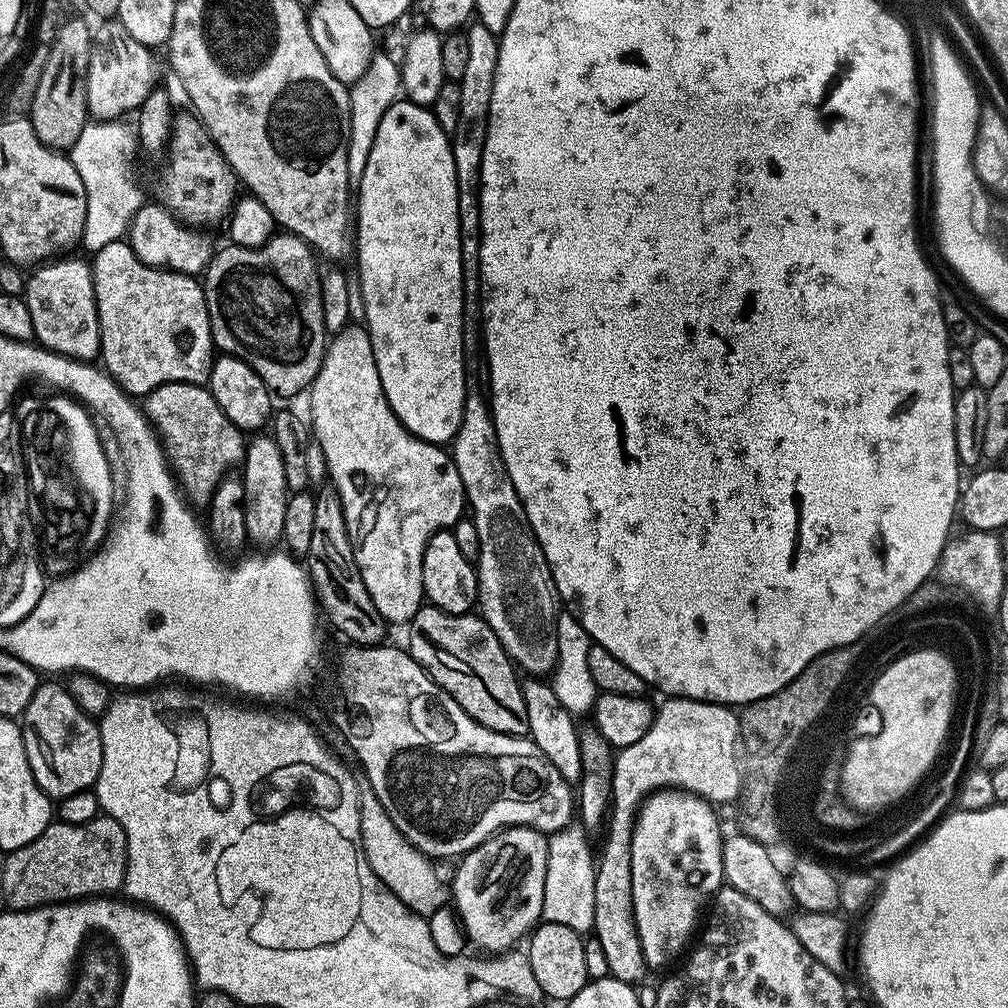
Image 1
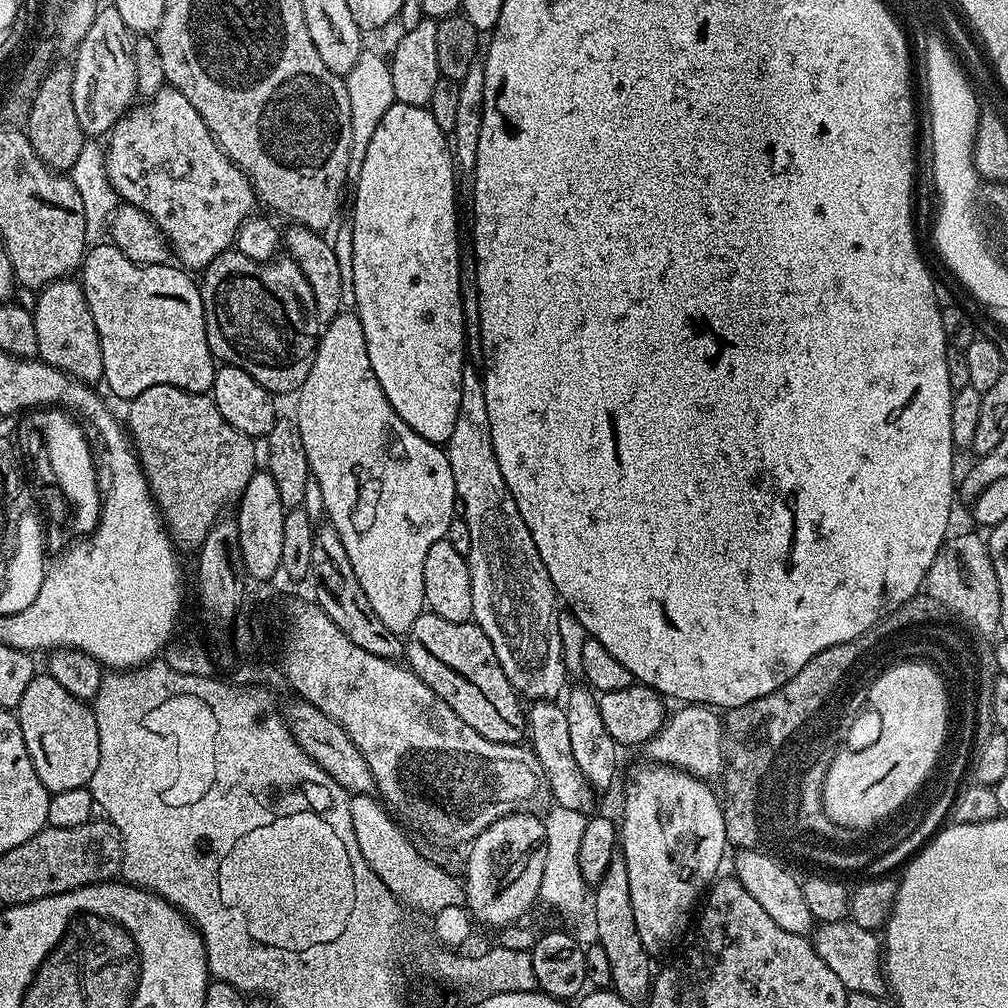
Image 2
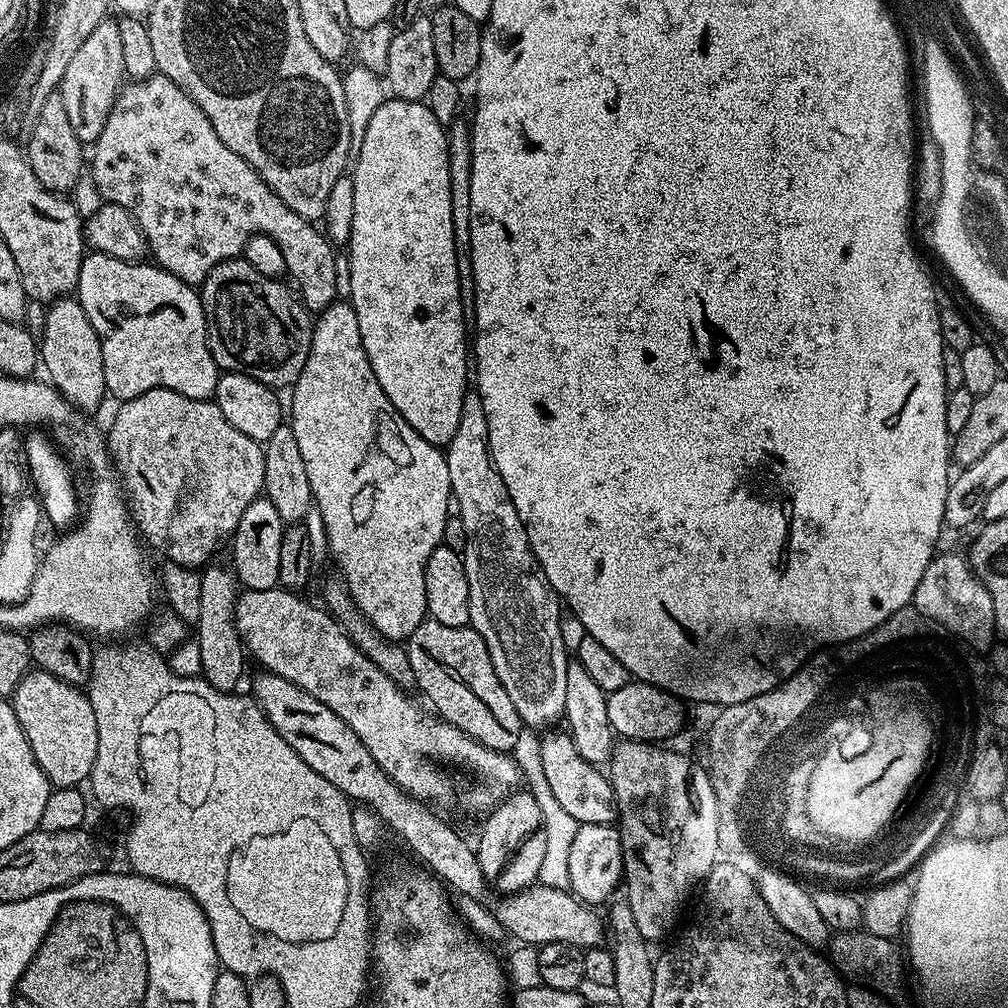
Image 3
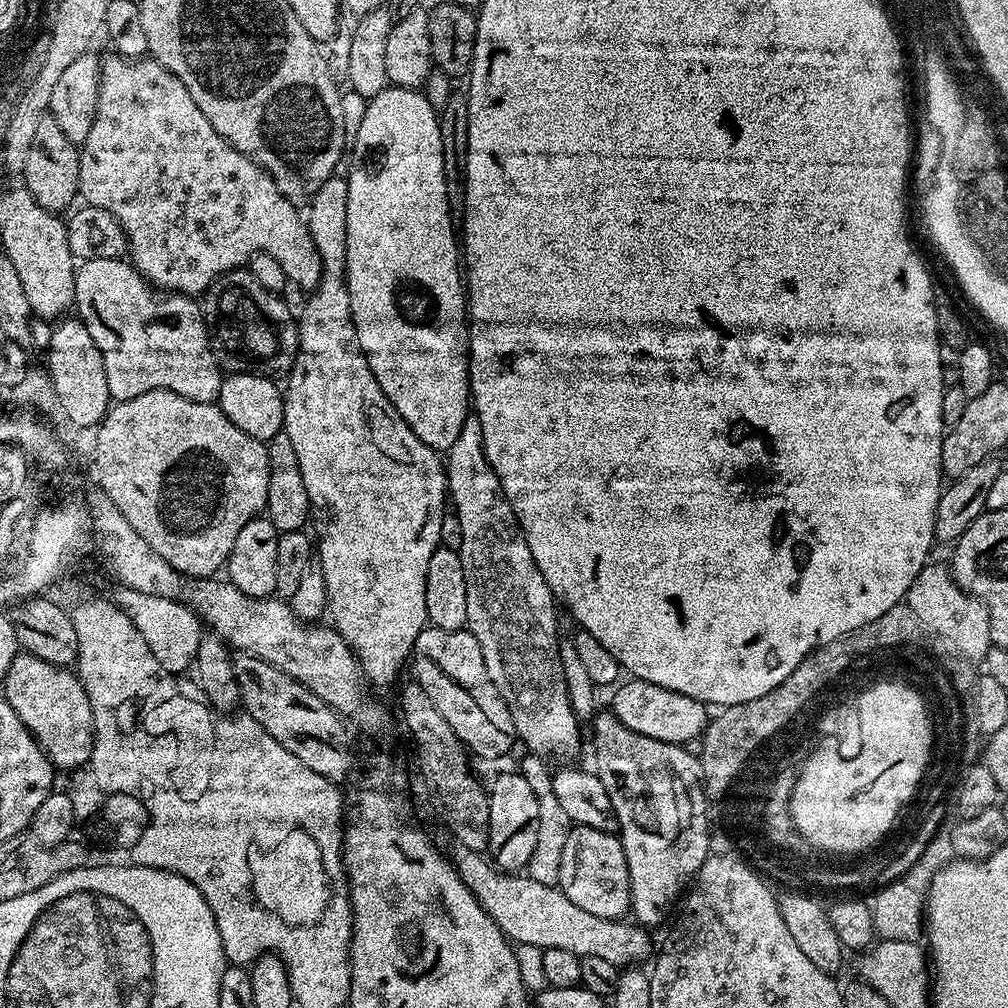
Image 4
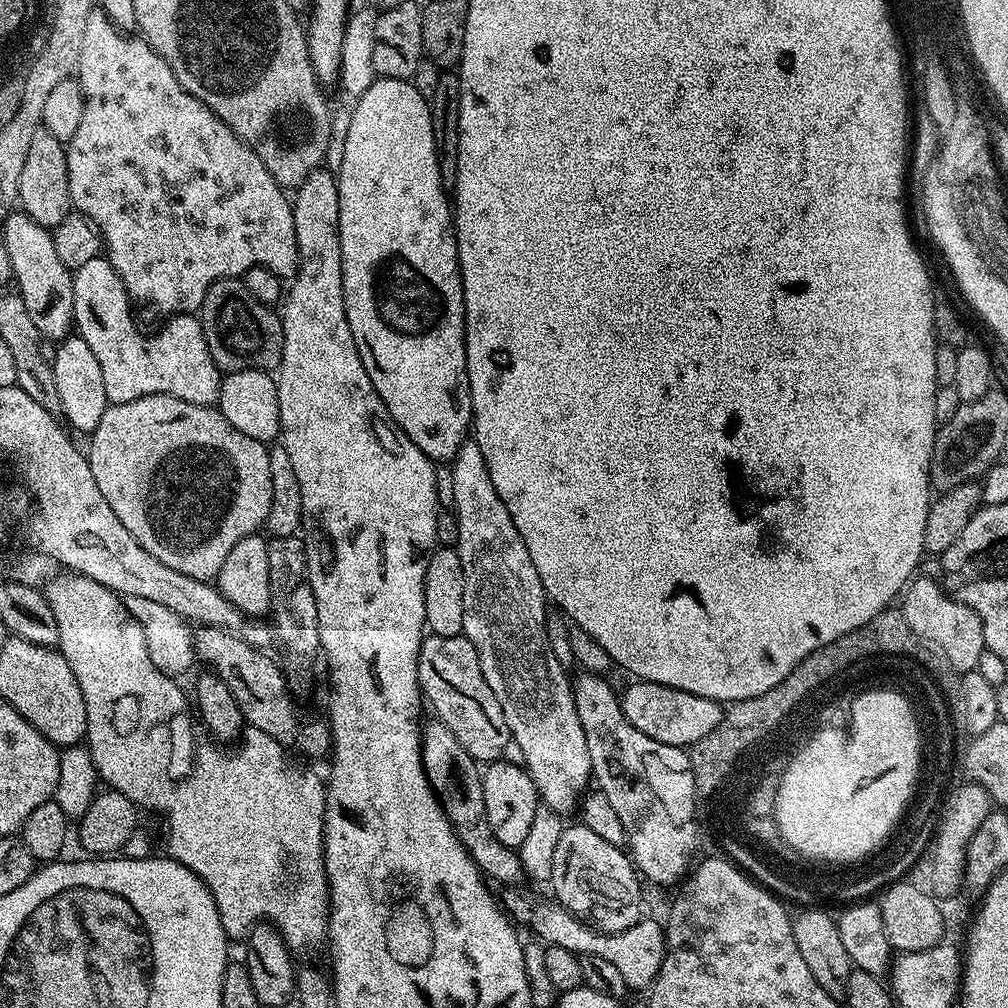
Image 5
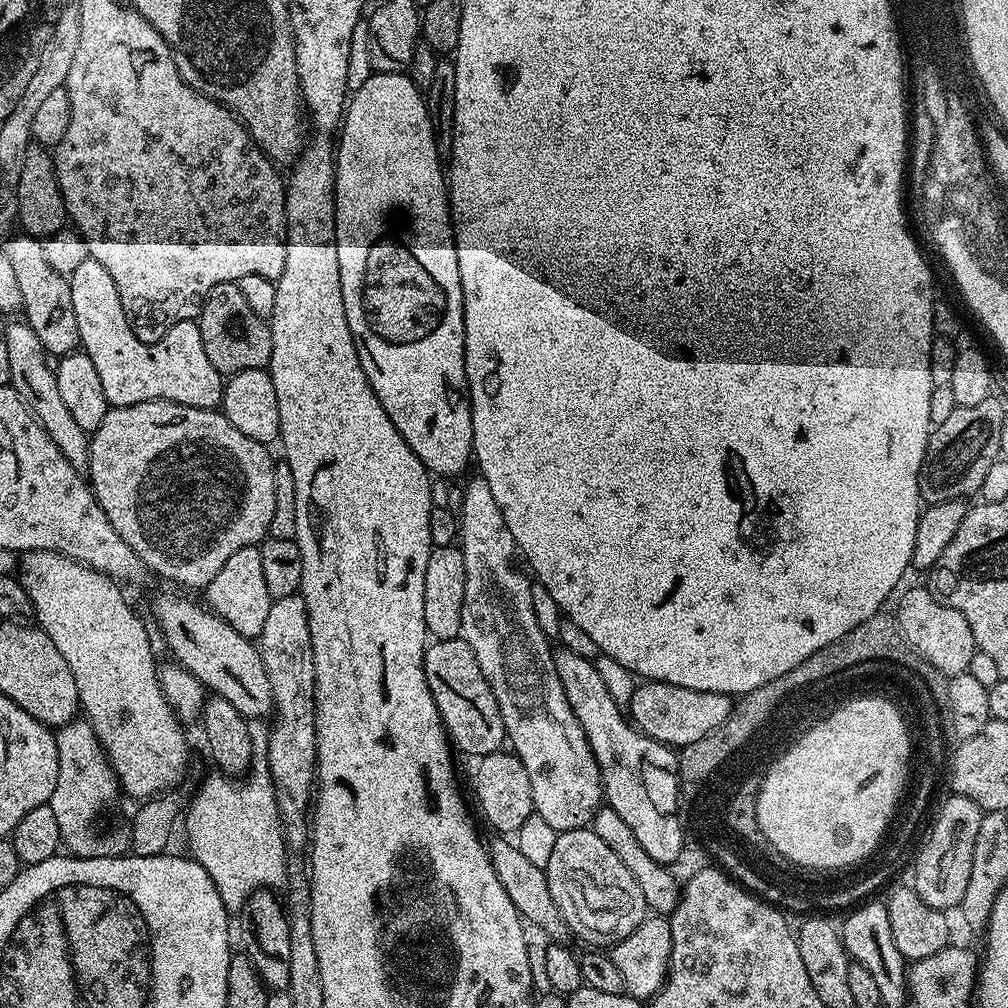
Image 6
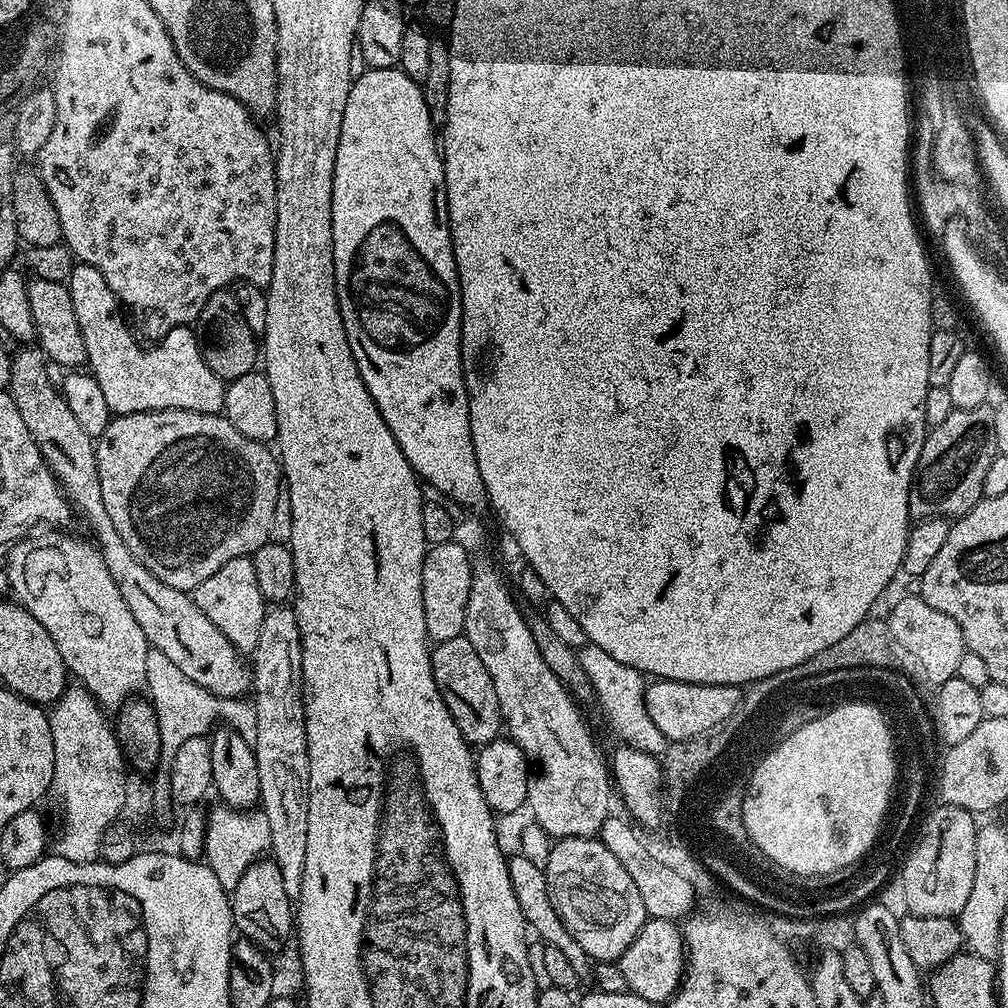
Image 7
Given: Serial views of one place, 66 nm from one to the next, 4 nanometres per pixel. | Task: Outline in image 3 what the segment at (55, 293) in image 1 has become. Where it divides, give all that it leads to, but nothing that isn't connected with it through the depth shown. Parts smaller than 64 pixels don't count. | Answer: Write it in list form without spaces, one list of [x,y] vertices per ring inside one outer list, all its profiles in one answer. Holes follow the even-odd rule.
[[[61,298],[47,305],[45,330],[38,339],[42,368],[48,371],[47,379],[52,387],[59,389],[61,394],[71,402],[72,407],[79,408],[85,414],[92,411],[106,400],[106,370],[102,362],[102,346],[94,326],[90,326],[90,318],[86,318],[86,310],[82,310],[79,299]]]

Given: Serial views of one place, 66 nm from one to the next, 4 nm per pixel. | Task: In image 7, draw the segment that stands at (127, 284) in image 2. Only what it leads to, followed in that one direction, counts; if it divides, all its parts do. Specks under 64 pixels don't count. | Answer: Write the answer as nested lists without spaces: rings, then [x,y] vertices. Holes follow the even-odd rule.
[[[77,263],[66,283],[72,294],[74,314],[78,314],[78,326],[82,326],[82,342],[86,342],[88,355],[87,367],[106,398],[106,406],[110,406],[110,410],[115,415],[125,416],[135,412],[153,412],[154,410],[190,410],[202,414],[223,413],[225,381],[219,380],[214,370],[210,370],[210,366],[204,361],[202,344],[196,341],[191,327],[171,328],[163,333],[159,342],[151,346],[145,346],[143,343],[136,344],[137,337],[129,321],[125,317],[125,321],[120,317],[120,312],[122,313],[120,301],[112,293],[110,286],[106,286],[106,278],[102,278],[102,274],[94,270],[94,266]]]

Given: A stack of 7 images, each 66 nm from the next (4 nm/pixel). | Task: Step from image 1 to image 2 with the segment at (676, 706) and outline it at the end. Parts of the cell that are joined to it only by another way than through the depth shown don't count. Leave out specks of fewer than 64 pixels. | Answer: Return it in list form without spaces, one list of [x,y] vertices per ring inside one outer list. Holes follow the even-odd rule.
[[[689,704],[680,706],[676,713],[669,715],[660,728],[660,733],[653,740],[648,741],[646,751],[648,751],[648,760],[666,764],[670,768],[683,768],[691,776],[698,776],[701,780],[708,782],[713,778],[719,777],[726,768],[726,753],[724,751],[724,726],[721,717],[717,715],[711,707],[702,704]],[[617,854],[610,866],[606,866],[606,874],[602,874],[591,893],[590,908],[593,908],[592,920],[596,923],[595,939],[606,950],[606,958],[610,958],[612,988],[629,1006],[640,1003],[643,1005],[652,991],[653,957],[646,950],[646,946],[642,946],[642,938],[638,938],[638,926],[634,926],[634,906],[630,902],[630,874],[626,870],[623,855]]]

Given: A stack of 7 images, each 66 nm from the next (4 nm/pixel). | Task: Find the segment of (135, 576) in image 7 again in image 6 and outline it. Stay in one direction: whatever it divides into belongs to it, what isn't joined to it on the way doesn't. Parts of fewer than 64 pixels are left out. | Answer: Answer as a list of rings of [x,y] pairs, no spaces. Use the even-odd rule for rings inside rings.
[[[16,319],[5,332],[2,332],[10,361],[10,386],[23,398],[28,409],[35,414],[39,424],[50,434],[54,446],[58,446],[61,454],[75,468],[83,469],[88,463],[89,433],[84,432],[82,426],[78,426],[78,422],[74,422],[70,410],[66,410],[66,402],[62,402],[58,391],[56,374],[45,367],[45,357],[48,352],[42,346],[38,334],[34,334],[34,330],[30,330],[30,326],[23,319]],[[180,596],[158,597],[152,612],[172,651],[171,659],[200,680],[209,693],[226,698],[238,714],[252,722],[273,711],[270,679],[267,678],[260,649],[249,637],[238,634],[234,626],[207,607],[198,608]]]

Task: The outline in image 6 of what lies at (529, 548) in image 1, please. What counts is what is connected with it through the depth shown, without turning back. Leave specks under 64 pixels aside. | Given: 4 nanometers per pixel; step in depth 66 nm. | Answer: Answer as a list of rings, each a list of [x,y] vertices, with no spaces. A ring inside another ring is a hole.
[[[479,474],[473,476],[473,480],[464,488],[464,497],[460,500],[460,508],[458,507],[458,547],[466,562],[466,598],[462,598],[460,636],[470,646],[470,650],[474,650],[474,654],[478,658],[478,666],[482,666],[482,674],[486,678],[486,682],[490,682],[490,690],[494,694],[494,698],[498,702],[498,710],[502,714],[507,743],[514,755],[522,762],[522,766],[530,778],[530,794],[532,795],[535,815],[540,816],[542,822],[547,822],[557,834],[569,832],[575,828],[586,828],[591,825],[594,814],[602,807],[604,800],[604,787],[600,781],[598,762],[590,750],[590,742],[586,742],[586,734],[582,730],[582,726],[578,726],[578,718],[574,718],[574,710],[570,710],[570,702],[566,702],[566,690],[562,690],[562,682],[558,682],[558,670],[554,670],[554,658],[552,657],[553,649],[548,648],[550,637],[542,634],[542,626],[538,626],[538,618],[534,618],[534,602],[530,600],[533,581],[527,575],[524,577],[512,565],[512,559],[517,559],[518,549],[506,526],[502,510],[498,510],[498,502],[494,502],[494,494],[490,494],[490,486],[486,486],[486,478]]]

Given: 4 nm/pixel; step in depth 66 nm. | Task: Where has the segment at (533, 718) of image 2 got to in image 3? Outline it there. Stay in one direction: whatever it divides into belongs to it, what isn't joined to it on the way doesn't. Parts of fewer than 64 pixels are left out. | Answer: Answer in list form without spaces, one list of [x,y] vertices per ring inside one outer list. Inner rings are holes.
[[[549,731],[541,739],[541,752],[543,773],[546,774],[547,783],[558,801],[558,806],[562,806],[562,810],[569,812],[580,824],[613,823],[618,813],[607,775],[597,765],[584,761],[567,731],[556,731]]]

